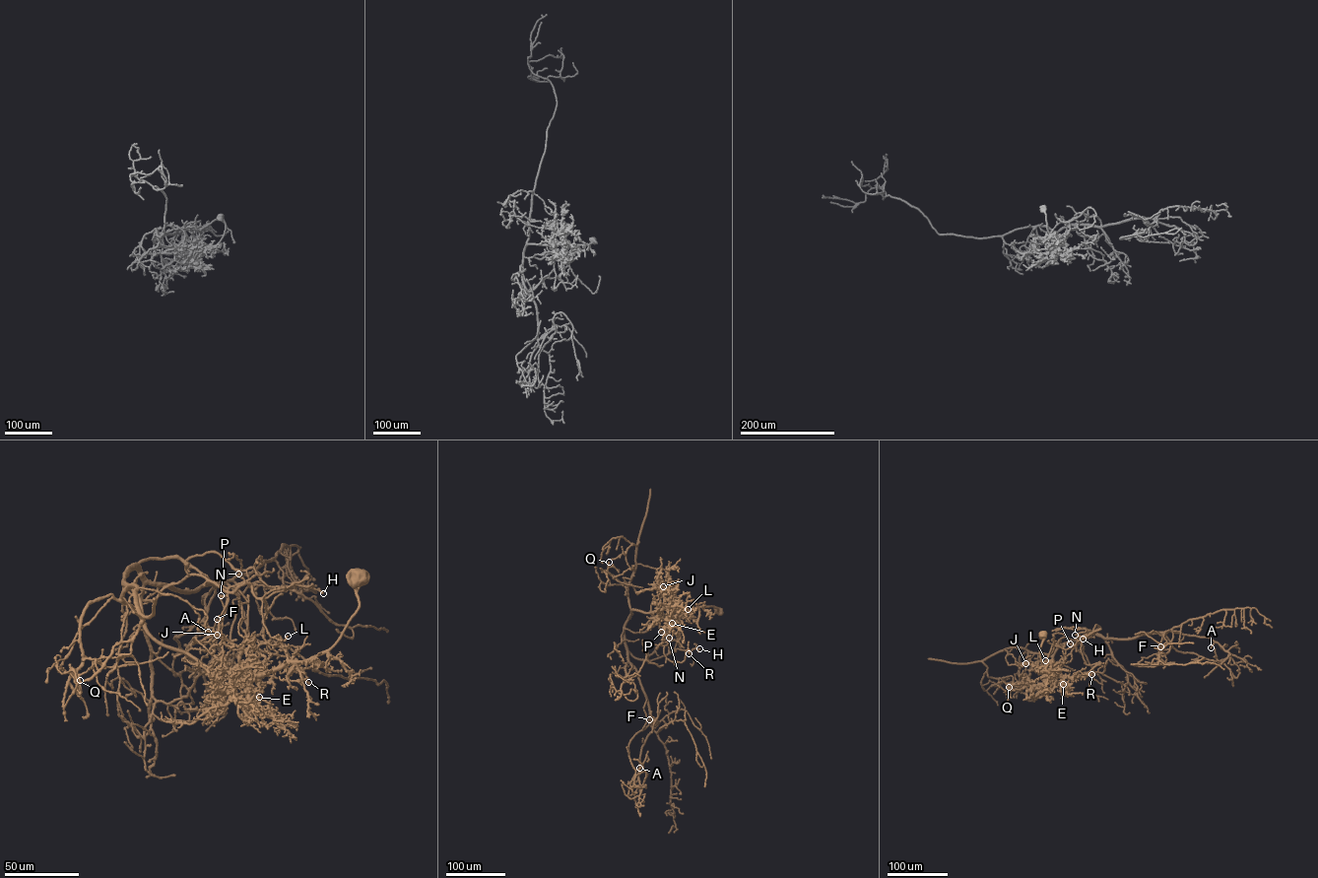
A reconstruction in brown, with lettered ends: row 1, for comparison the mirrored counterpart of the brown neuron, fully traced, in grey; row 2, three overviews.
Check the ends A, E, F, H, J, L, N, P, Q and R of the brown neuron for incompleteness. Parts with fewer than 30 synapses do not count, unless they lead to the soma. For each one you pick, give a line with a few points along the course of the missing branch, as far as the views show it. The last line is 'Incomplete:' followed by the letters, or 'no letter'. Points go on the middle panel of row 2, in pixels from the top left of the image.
Q: (609, 562), (609, 553), (613, 565), (619, 566)
Incomplete: Q

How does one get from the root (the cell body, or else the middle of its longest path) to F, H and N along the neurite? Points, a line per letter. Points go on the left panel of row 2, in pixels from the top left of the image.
F: (144, 576), (151, 582), (189, 592), (204, 584), (213, 585), (216, 592), (203, 623), (213, 628), (217, 619)
H: (144, 576), (139, 564), (144, 561), (215, 552), (236, 569), (252, 568), (269, 586), (299, 584), (323, 593)
N: (144, 576), (139, 563), (164, 558), (181, 558), (209, 580), (224, 587), (241, 582), (243, 579), (238, 574)

